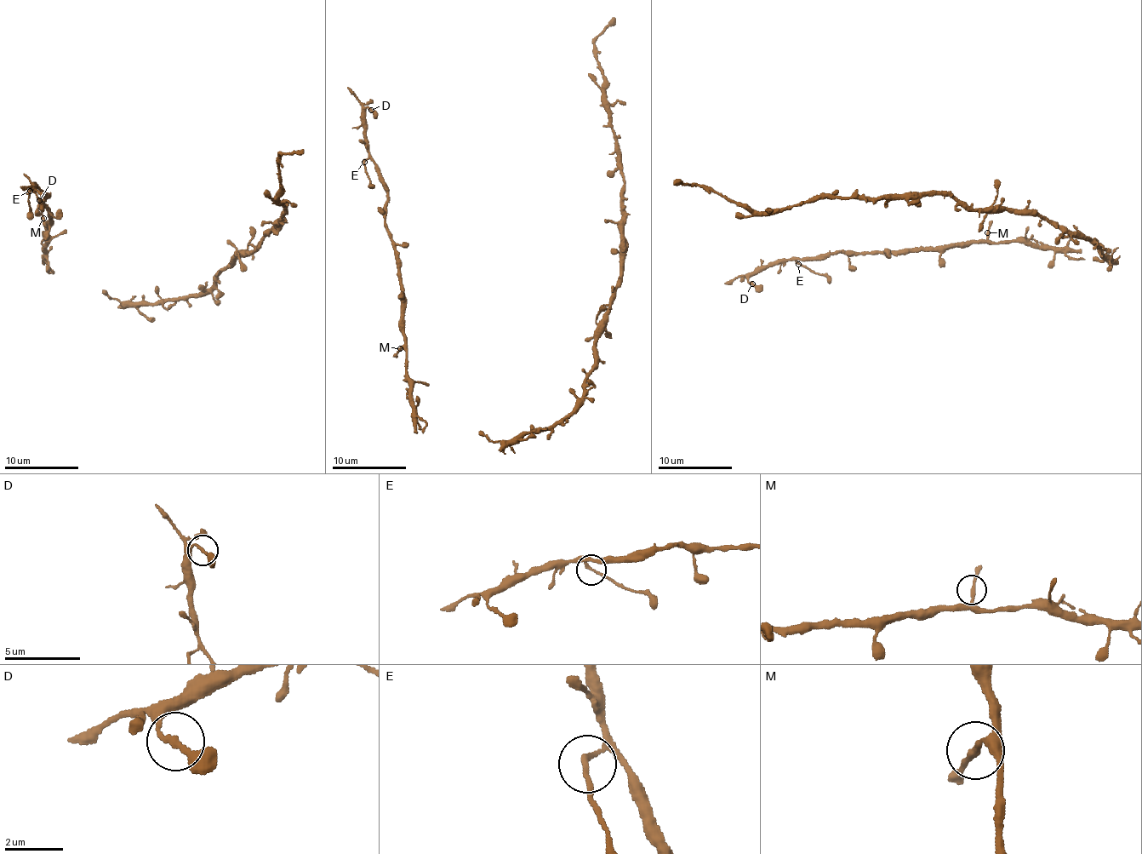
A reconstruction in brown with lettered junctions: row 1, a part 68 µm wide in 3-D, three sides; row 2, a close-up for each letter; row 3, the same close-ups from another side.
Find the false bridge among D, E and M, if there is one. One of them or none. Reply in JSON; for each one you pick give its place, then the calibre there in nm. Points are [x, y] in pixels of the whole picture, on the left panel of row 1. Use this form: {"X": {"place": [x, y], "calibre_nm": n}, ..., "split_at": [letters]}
{"E": {"place": [30, 191], "calibre_nm": 170}, "split_at": ["E"]}

